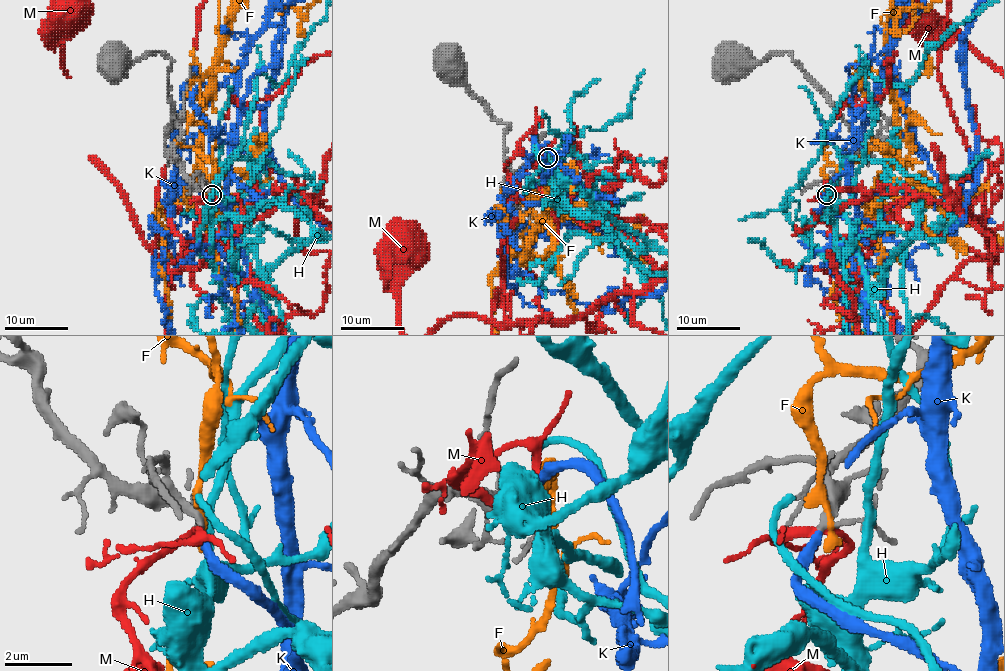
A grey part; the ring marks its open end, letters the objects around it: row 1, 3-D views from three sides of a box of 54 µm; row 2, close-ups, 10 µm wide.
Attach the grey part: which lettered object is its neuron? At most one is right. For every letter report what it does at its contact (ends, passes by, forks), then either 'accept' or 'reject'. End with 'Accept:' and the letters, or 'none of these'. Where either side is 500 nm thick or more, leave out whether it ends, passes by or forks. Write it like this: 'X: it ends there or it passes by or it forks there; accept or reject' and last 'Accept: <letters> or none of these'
F: it ends there; reject
H: it passes by; reject
K: it ends there; accept
M: it passes by; reject
Accept: K

